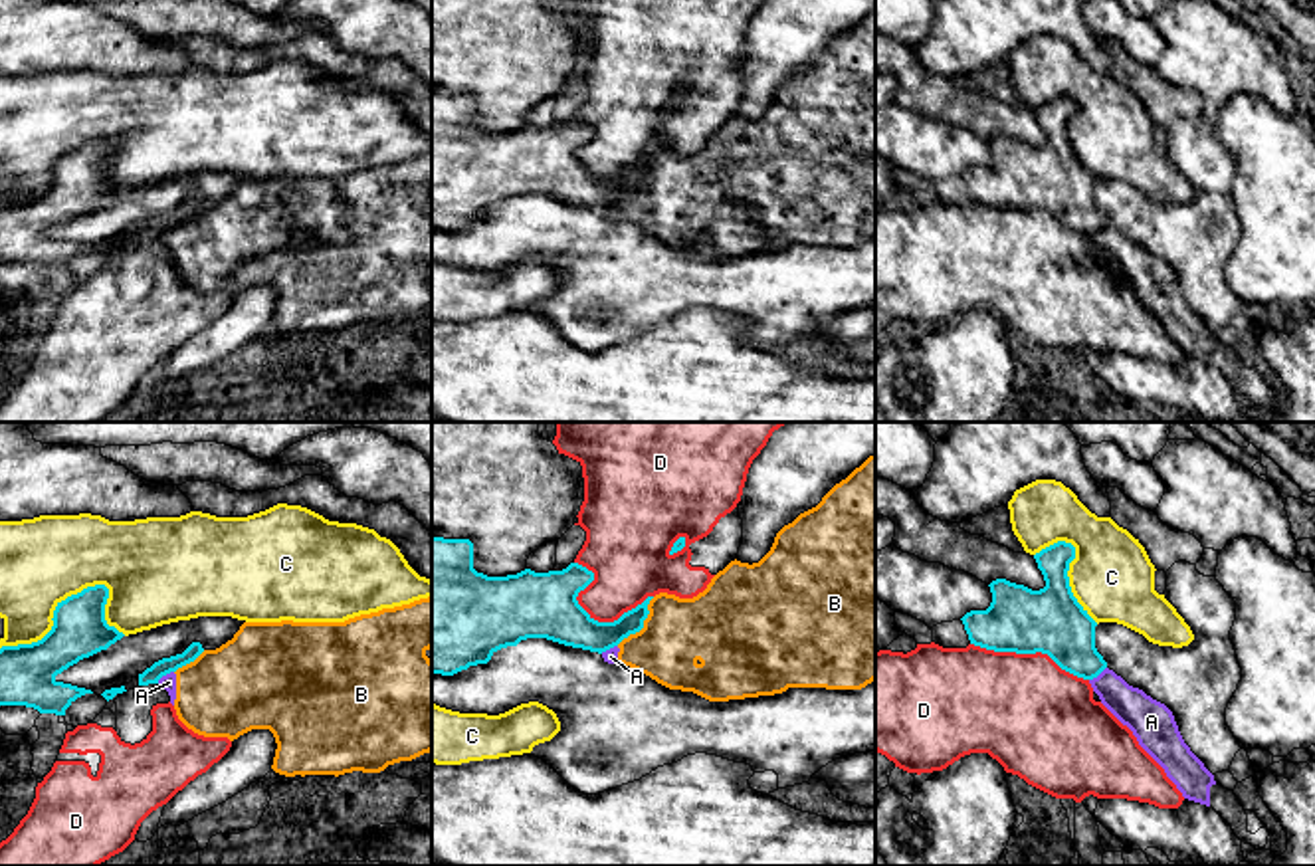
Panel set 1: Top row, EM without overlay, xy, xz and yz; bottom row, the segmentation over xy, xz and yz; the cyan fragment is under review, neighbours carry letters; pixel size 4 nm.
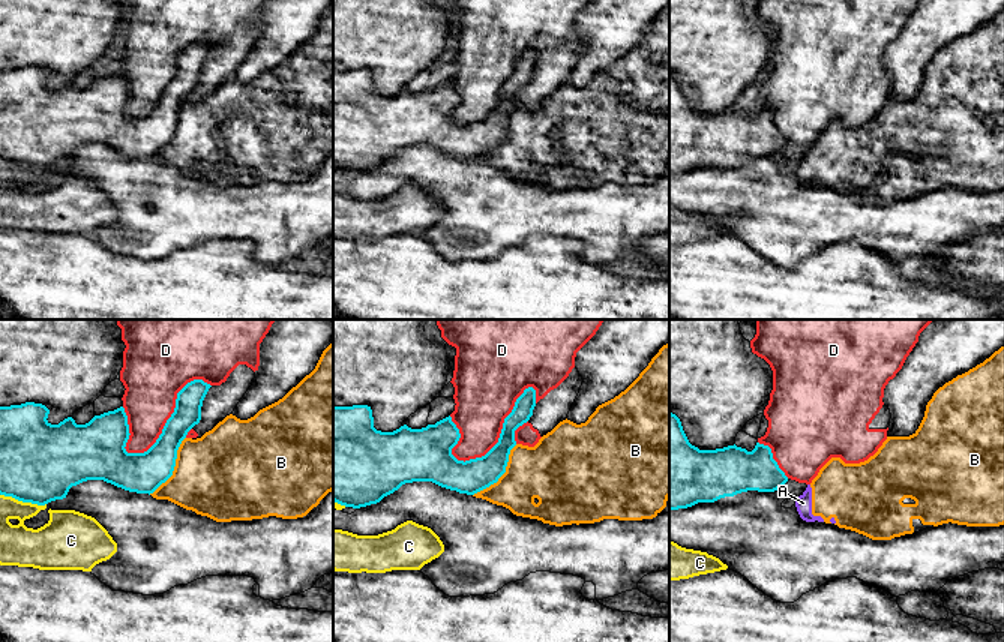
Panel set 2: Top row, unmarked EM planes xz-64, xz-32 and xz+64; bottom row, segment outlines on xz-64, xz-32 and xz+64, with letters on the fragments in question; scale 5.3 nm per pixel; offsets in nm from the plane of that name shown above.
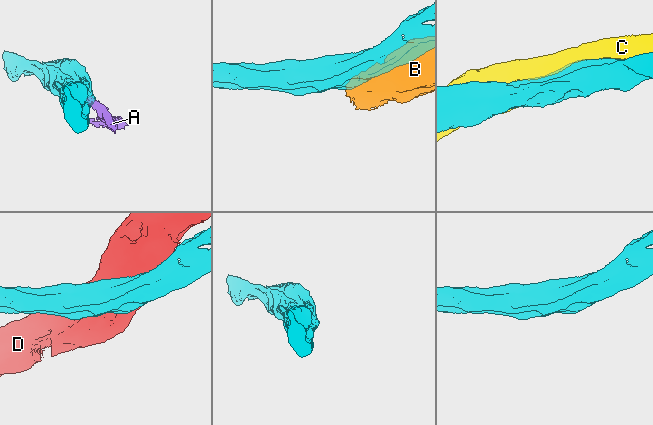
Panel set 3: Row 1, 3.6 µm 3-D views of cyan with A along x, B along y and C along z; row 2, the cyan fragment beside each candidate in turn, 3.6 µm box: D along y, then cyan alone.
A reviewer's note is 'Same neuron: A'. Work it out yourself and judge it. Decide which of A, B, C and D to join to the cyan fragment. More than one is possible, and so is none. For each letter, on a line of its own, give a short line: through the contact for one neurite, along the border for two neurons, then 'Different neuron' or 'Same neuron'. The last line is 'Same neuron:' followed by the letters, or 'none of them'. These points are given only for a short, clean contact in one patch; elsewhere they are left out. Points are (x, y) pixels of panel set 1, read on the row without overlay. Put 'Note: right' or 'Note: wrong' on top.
Note: wrong
A: Line: xy (173, 226), (157, 238). Different neuron
B: Different neuron
C: Different neuron
D: Different neuron
Same neuron: none of them

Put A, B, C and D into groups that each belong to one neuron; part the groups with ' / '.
A B / C / D

